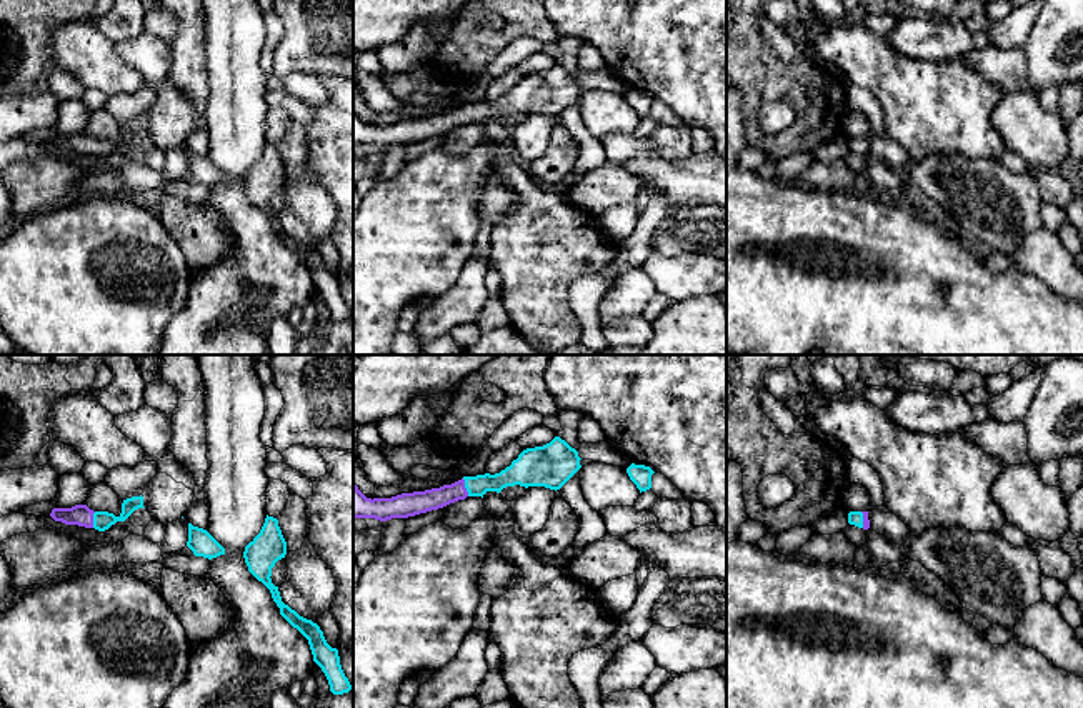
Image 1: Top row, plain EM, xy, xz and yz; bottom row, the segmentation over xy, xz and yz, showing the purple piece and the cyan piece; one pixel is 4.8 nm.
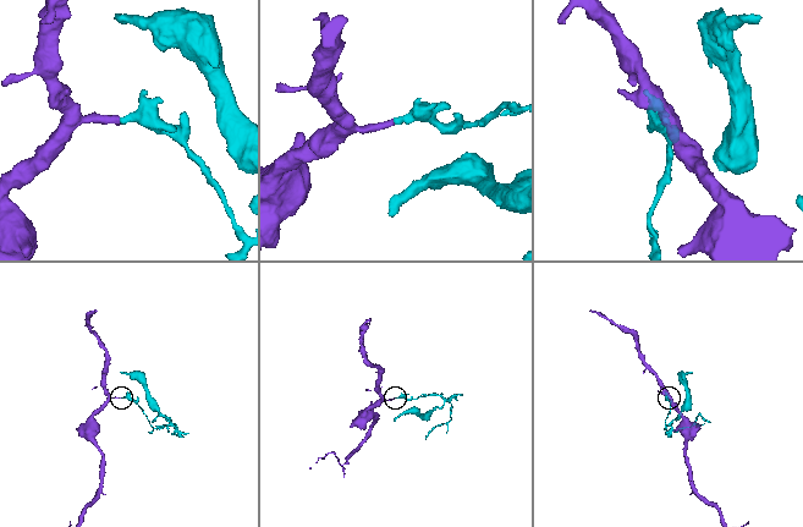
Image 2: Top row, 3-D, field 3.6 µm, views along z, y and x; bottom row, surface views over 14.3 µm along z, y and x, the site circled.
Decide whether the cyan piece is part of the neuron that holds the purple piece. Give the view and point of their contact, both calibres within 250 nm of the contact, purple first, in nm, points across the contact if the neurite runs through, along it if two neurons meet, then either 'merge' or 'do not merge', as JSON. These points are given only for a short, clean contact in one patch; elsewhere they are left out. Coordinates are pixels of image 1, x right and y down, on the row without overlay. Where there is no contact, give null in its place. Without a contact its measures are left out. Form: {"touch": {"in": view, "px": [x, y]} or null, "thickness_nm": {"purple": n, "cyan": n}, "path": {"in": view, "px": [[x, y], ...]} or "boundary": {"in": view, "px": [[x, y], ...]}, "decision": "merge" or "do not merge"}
{"touch": {"in": "xz", "px": [464, 114]}, "thickness_nm": {"purple": 110, "cyan": 100}, "path": {"in": "xz", "px": [[419, 129], [432, 127], [464, 114], [499, 109], [512, 102]]}, "decision": "merge"}

